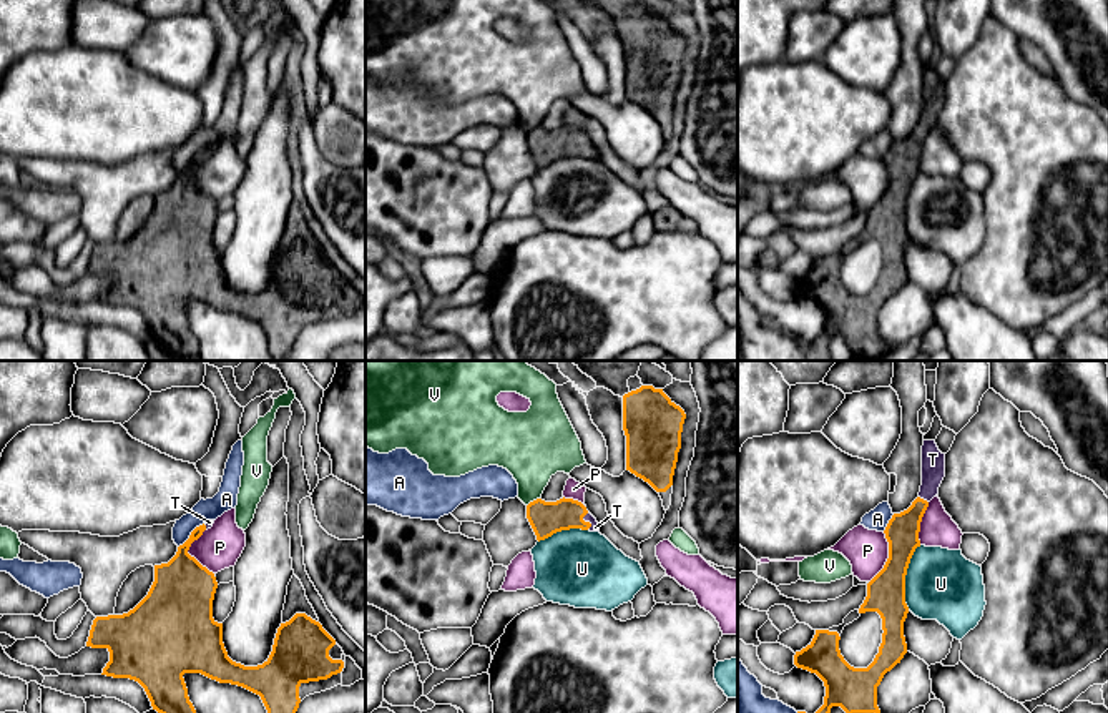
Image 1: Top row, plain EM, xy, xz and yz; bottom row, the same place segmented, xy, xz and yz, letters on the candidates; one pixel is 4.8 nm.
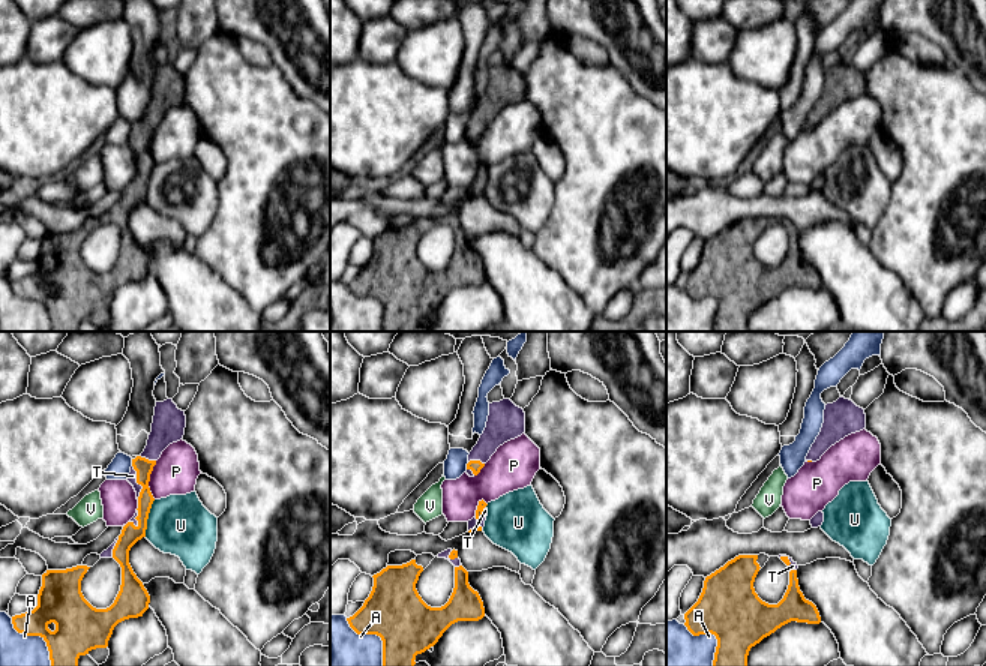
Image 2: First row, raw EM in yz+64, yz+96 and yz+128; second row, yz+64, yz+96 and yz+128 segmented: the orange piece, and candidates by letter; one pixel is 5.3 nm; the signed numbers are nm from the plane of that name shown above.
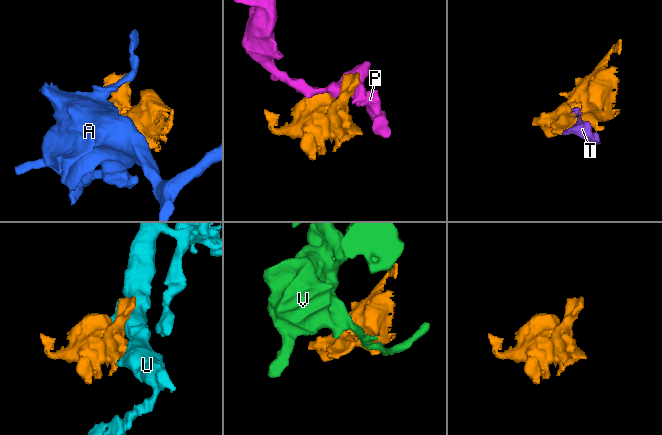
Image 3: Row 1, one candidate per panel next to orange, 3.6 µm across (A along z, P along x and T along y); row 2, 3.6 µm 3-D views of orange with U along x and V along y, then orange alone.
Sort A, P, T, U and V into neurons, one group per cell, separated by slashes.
A / P / T / U / V

